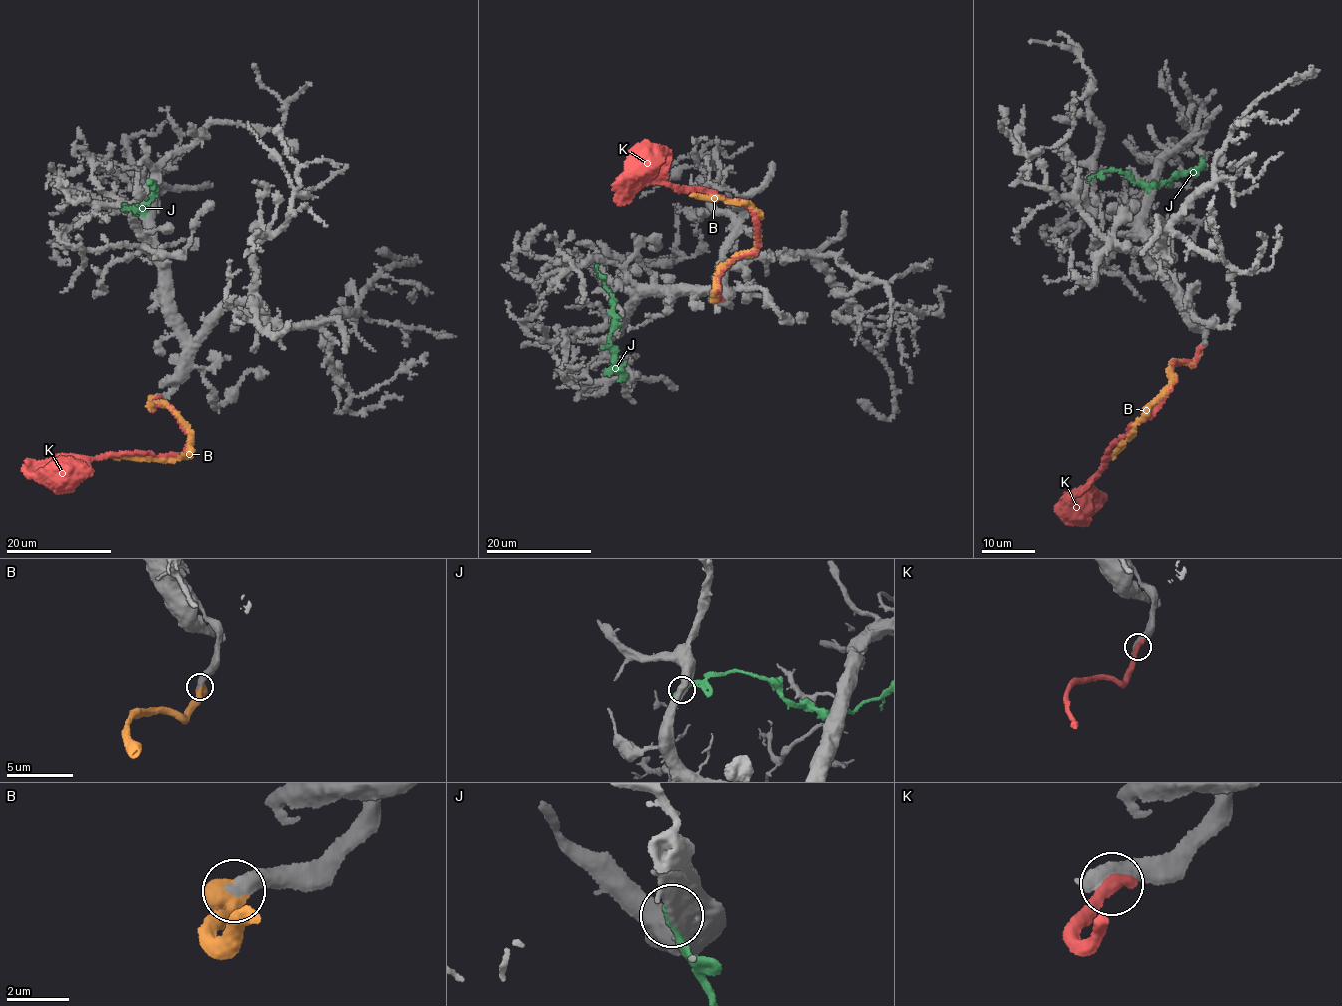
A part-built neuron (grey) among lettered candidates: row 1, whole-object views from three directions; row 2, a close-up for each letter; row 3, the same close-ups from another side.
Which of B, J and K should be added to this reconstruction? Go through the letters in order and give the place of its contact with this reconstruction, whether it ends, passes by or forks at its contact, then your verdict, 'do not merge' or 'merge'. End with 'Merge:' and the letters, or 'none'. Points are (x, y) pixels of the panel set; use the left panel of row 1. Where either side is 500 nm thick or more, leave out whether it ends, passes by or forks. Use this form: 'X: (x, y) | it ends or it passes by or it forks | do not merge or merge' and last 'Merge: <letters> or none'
B: (153, 399) | merge
J: (149, 181) | do not merge
K: (157, 399) | do not merge
Merge: B

